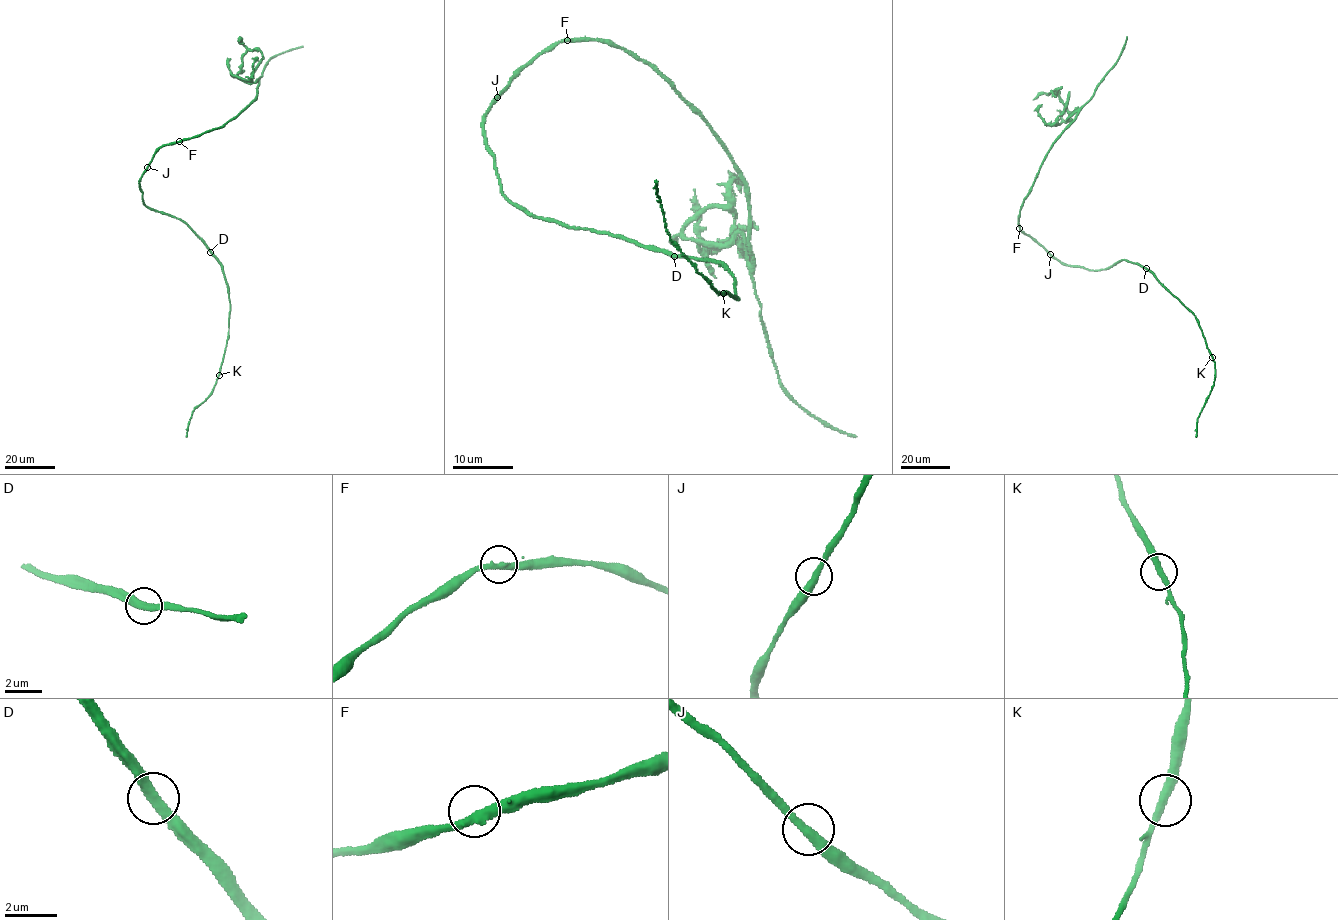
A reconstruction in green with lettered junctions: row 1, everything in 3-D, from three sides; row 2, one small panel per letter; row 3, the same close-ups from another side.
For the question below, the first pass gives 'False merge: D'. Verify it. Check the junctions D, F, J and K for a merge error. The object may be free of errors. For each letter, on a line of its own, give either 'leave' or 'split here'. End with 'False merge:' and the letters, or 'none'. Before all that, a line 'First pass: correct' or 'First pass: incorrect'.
First pass: correct
D: split here
F: leave
J: leave
K: leave
False merge: D

